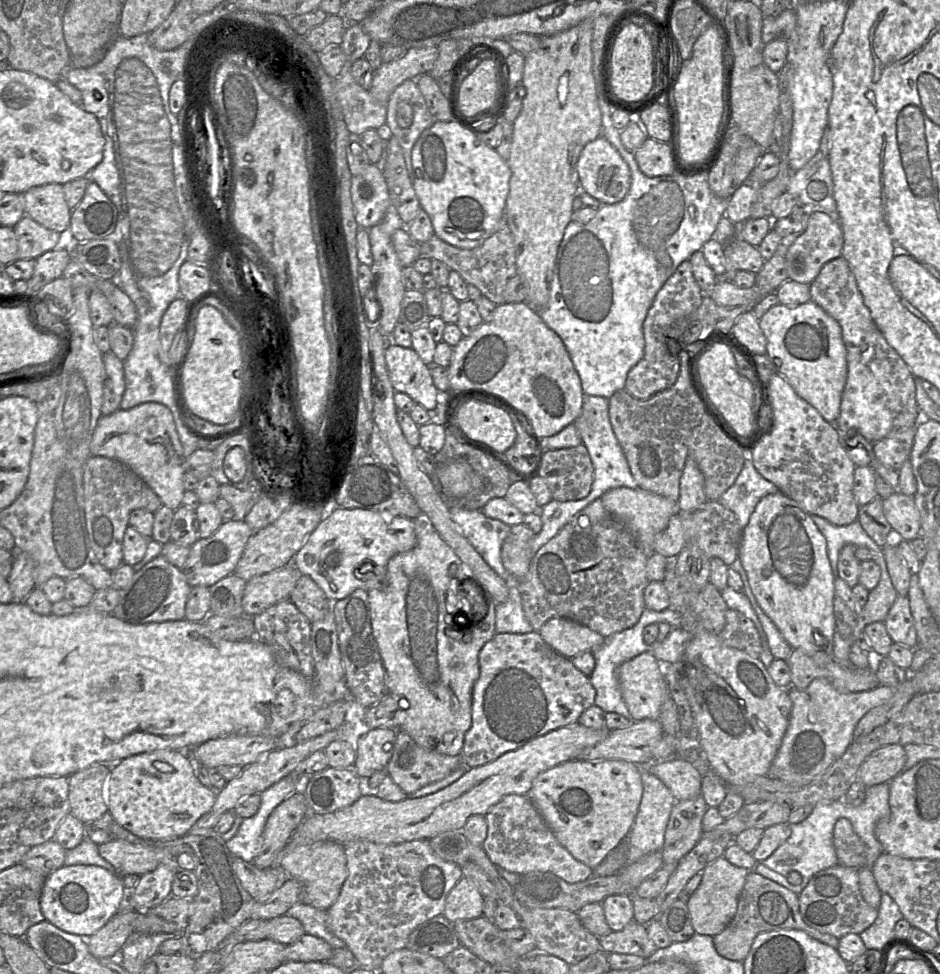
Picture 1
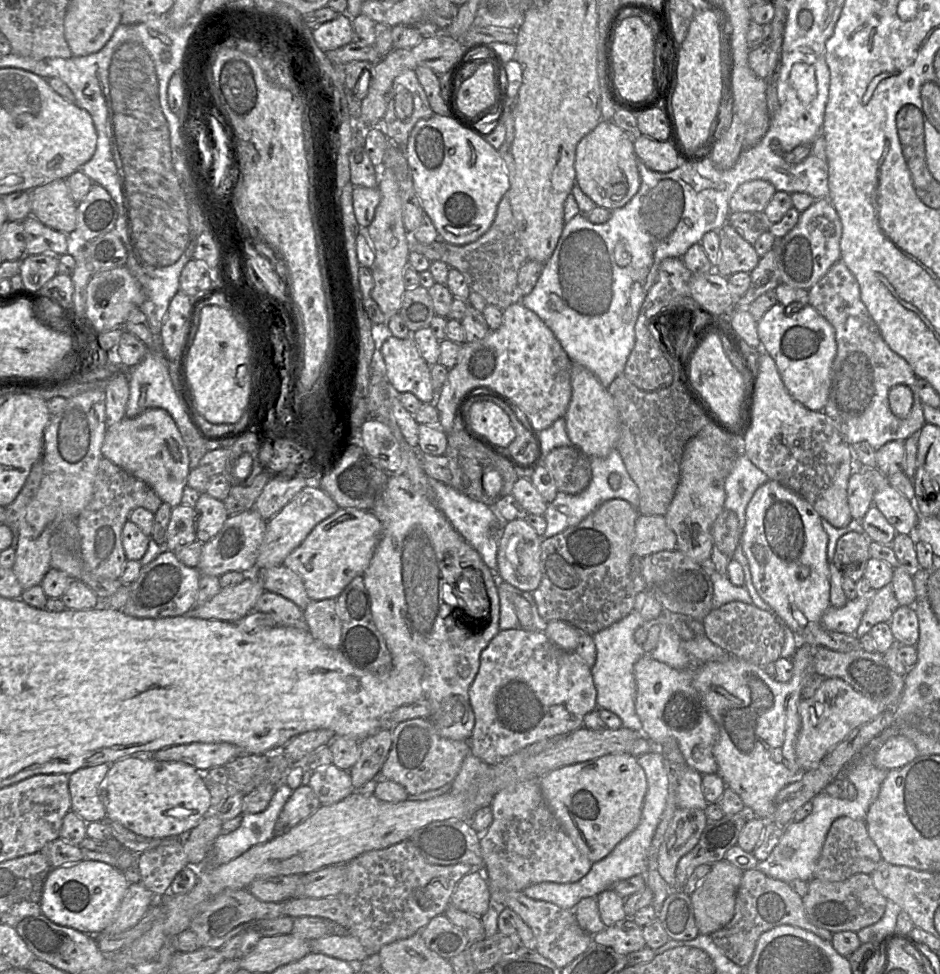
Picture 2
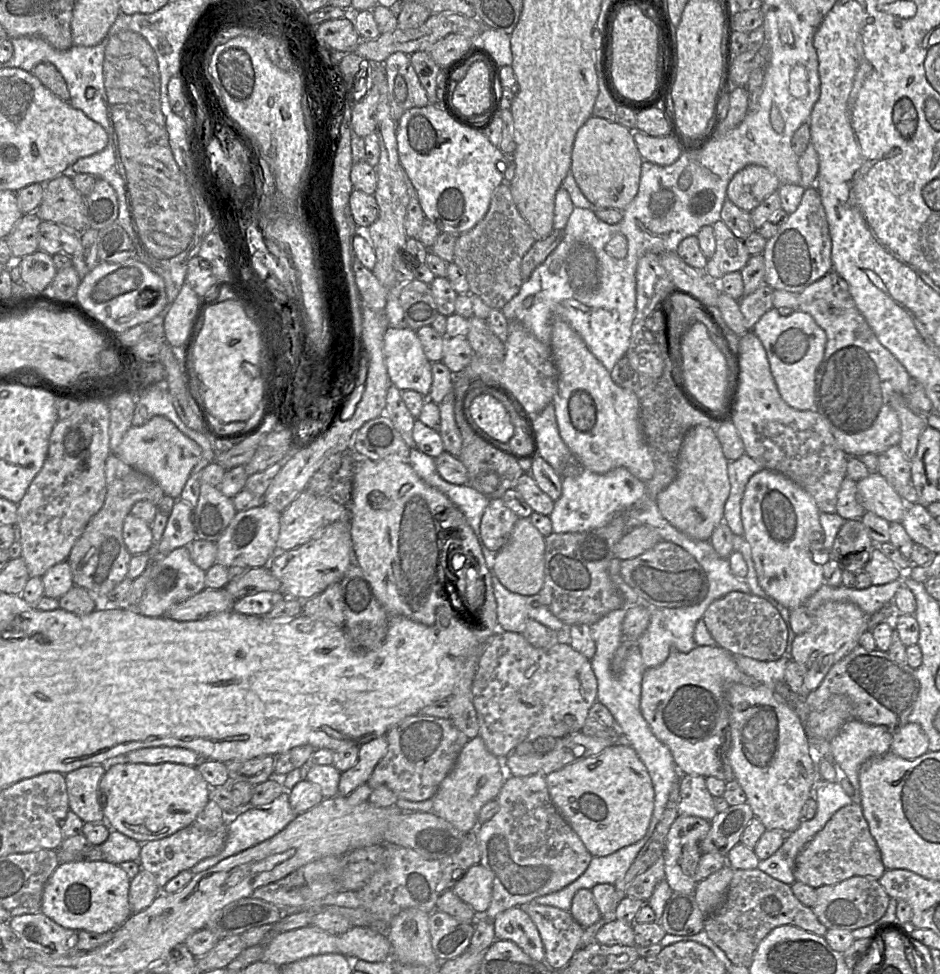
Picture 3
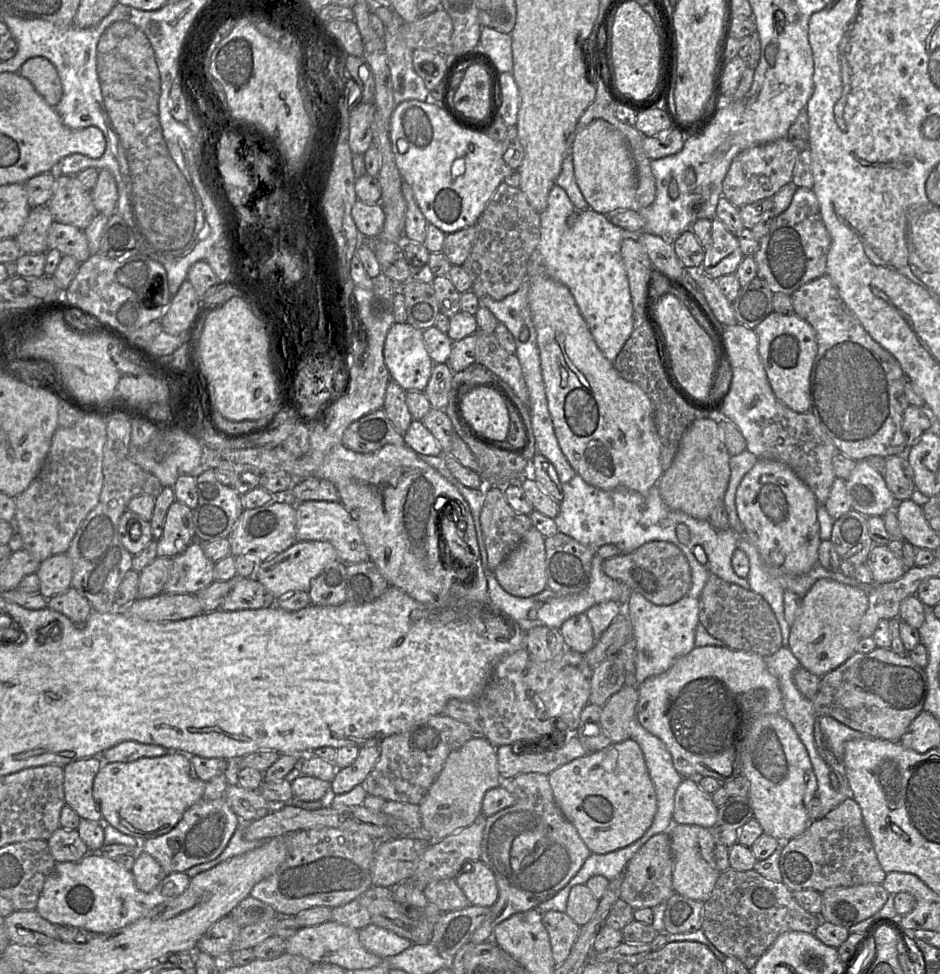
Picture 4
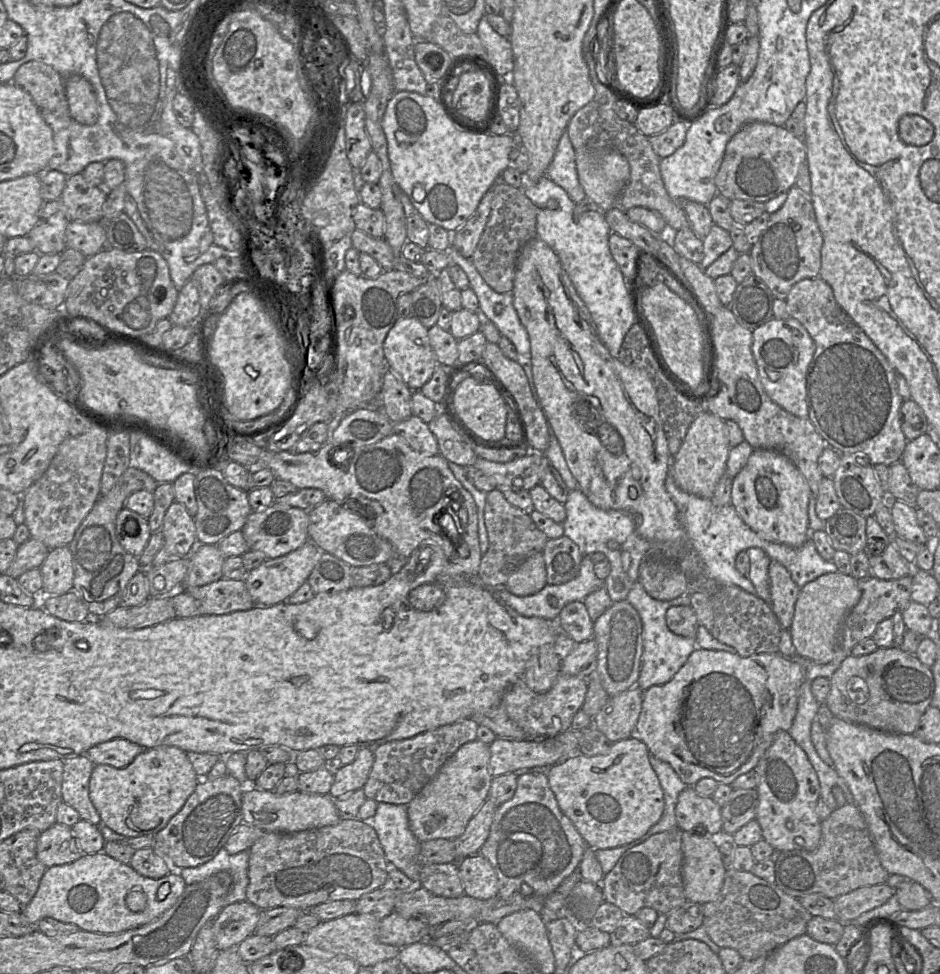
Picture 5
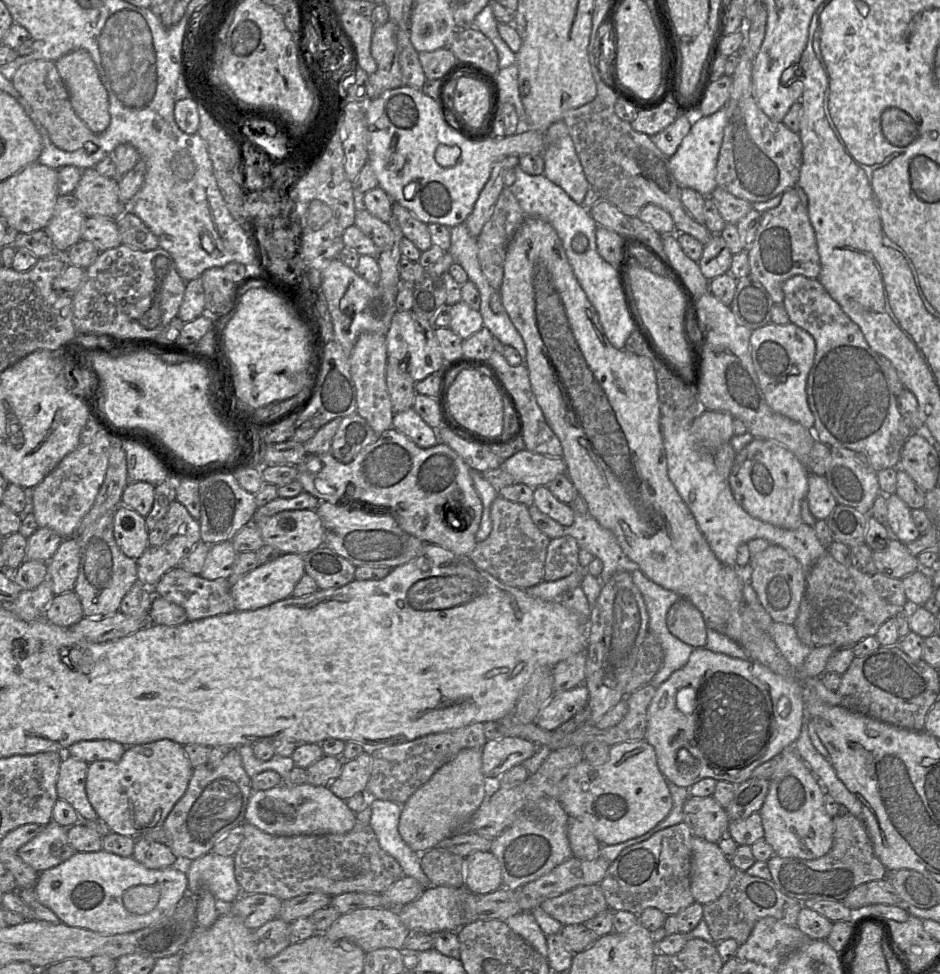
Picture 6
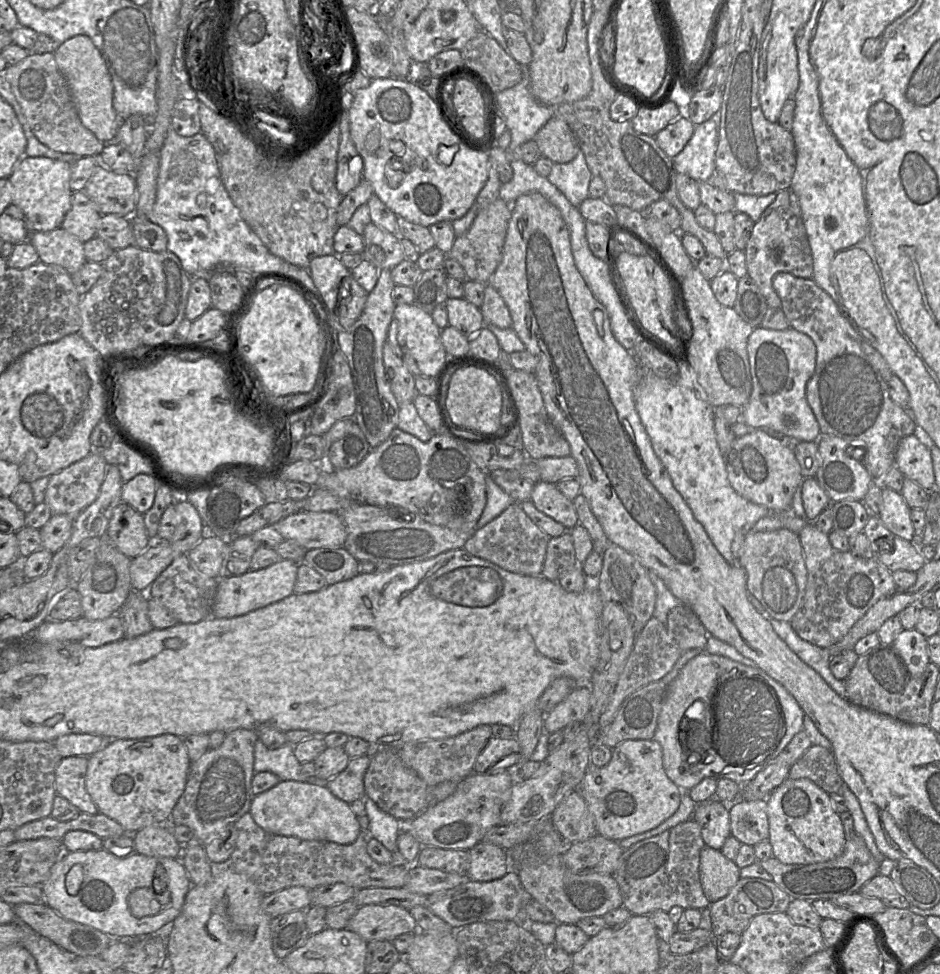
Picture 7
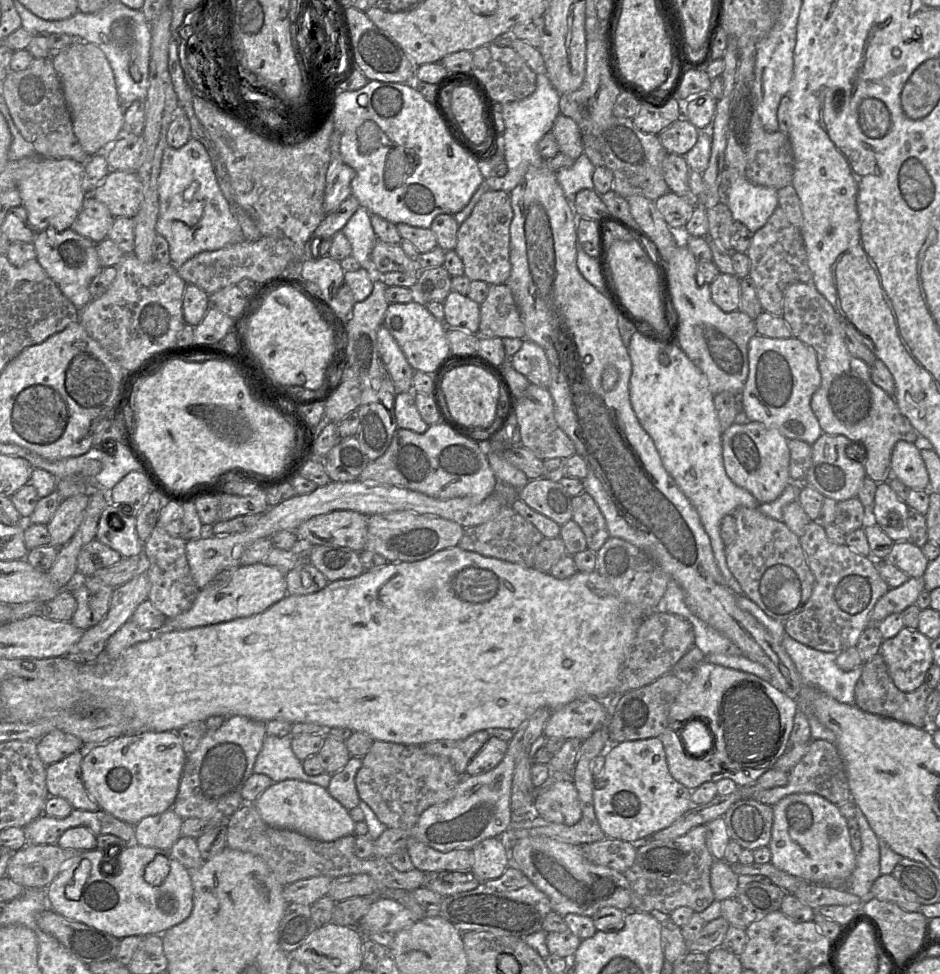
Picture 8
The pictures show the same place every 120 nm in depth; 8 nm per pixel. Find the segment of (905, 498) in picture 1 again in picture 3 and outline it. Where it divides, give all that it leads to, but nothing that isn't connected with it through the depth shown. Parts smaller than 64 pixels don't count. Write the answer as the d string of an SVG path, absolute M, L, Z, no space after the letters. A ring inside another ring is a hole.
M870 472L859 480L857 492L866 511L875 513L889 523L902 520L908 504L878 472Z

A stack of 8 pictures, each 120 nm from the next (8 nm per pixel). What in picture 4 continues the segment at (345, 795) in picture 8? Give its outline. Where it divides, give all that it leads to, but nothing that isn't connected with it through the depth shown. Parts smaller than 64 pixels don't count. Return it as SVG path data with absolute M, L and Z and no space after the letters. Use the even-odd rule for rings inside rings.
M379 742L359 746L359 754L349 766L337 769L330 783L330 795L347 793L365 782L380 756Z

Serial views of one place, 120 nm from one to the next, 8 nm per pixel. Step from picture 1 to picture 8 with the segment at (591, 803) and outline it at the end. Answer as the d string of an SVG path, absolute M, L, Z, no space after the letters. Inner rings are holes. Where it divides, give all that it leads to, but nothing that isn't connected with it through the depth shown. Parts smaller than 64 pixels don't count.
M658 737L611 744L605 752L604 767L593 781L594 809L600 827L606 837L628 842L651 837L672 825L693 806L691 794L692 790L670 774L665 749Z

